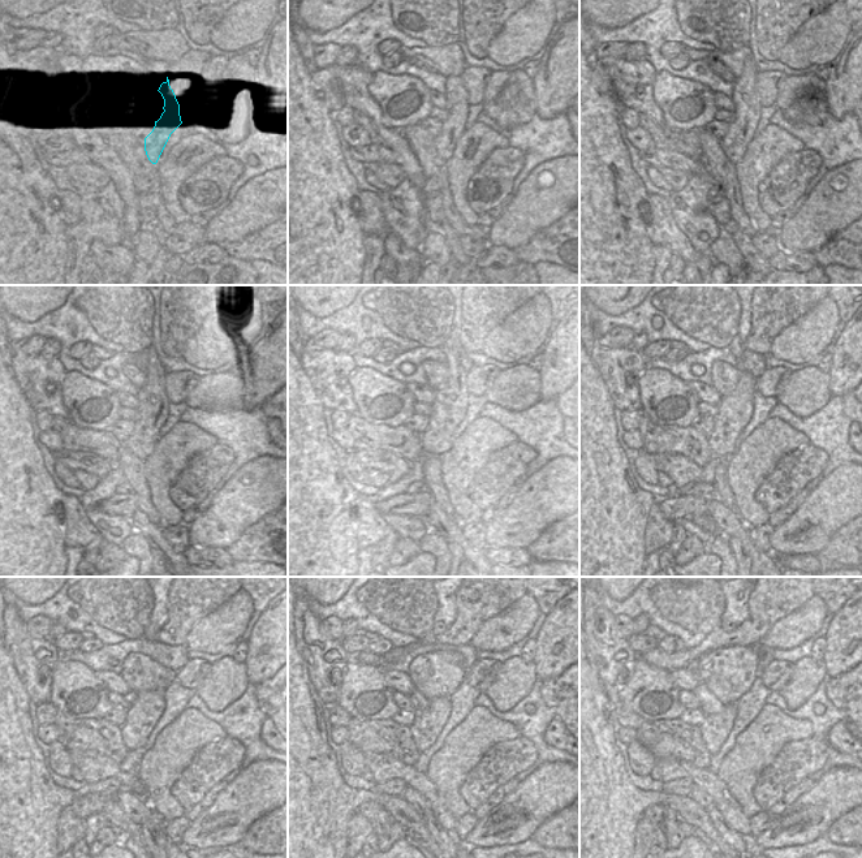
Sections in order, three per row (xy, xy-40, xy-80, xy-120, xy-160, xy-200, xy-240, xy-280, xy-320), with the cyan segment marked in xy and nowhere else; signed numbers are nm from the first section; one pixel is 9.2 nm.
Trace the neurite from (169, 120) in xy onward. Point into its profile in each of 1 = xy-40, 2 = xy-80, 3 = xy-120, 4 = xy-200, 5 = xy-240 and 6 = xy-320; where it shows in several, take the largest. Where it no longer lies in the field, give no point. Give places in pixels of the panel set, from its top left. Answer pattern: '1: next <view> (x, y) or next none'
1: next xy-40 (455, 125)
2: next xy-80 (741, 130)
3: next xy-120 (160, 393)
4: next xy-200 (735, 410)
5: next xy-240 (146, 707)
6: next xy-320 (715, 728)

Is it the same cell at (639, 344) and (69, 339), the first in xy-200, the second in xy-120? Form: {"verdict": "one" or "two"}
{"verdict": "two"}

